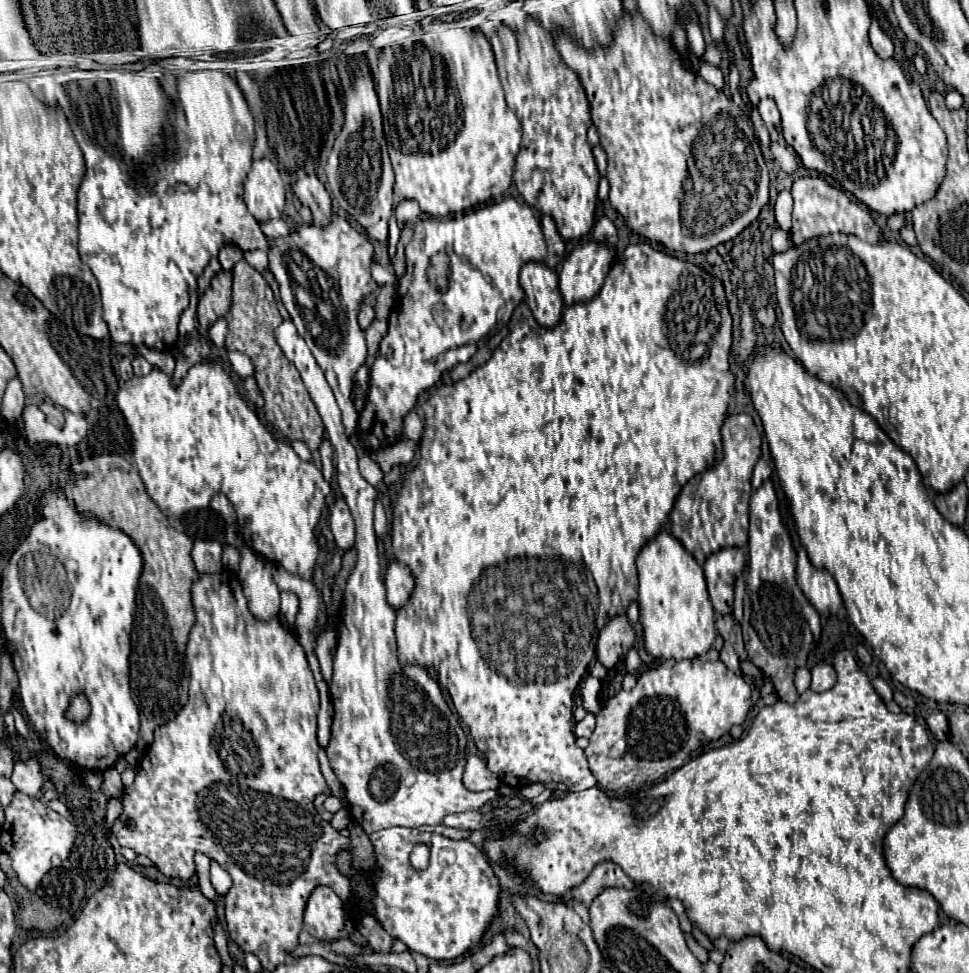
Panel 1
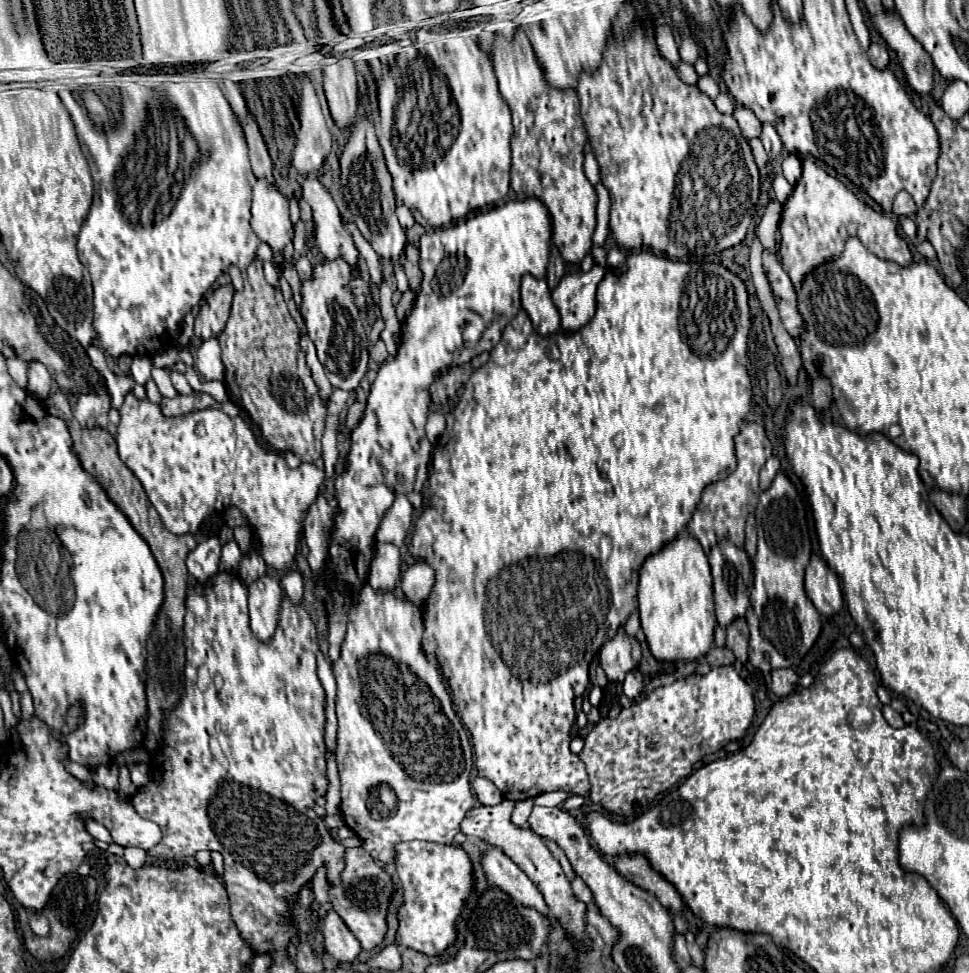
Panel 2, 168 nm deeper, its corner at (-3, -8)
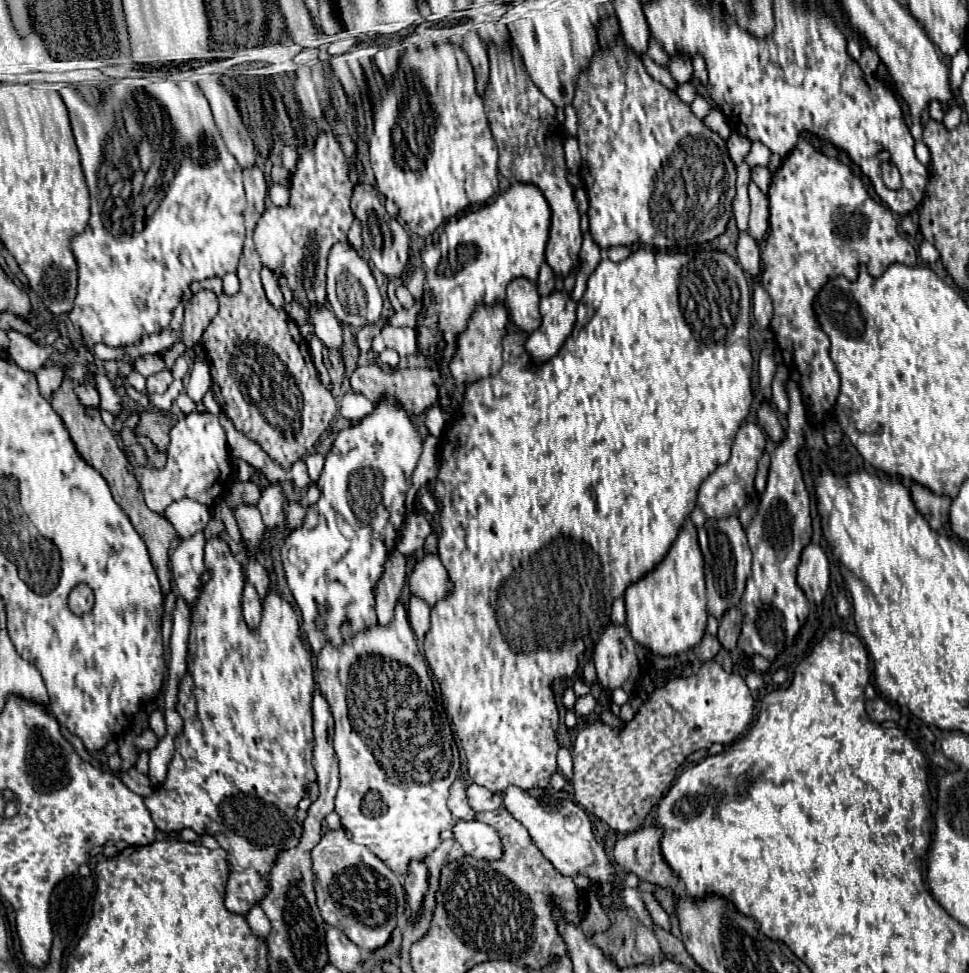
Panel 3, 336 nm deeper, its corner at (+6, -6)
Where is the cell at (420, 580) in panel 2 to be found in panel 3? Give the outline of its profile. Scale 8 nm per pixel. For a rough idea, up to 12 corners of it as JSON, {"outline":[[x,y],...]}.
{"outline":[[425,555],[407,577],[413,595],[435,605],[447,591],[447,571]]}

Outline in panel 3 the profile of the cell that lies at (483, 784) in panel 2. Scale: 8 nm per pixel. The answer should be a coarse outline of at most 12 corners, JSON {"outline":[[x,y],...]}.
{"outline":[[471,783],[467,799],[473,811],[493,811],[503,797]]}

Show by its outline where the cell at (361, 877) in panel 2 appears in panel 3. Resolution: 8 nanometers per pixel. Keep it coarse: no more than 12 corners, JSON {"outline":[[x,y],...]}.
{"outline":[[327,831],[311,851],[325,923],[363,951],[405,911],[399,877]]}

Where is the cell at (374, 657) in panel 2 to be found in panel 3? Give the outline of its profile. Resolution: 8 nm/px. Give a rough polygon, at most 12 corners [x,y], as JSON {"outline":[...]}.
{"outline":[[403,603],[317,655],[335,813],[427,859],[459,749]]}

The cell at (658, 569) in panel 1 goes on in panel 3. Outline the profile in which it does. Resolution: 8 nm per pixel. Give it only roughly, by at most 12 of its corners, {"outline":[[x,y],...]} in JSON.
{"outline":[[681,529],[627,587],[627,627],[655,655],[701,643],[703,555]]}

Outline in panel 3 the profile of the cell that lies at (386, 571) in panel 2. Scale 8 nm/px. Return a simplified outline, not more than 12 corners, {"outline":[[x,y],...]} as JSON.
{"outline":[[393,549],[375,585],[375,611],[381,625],[407,579],[407,559]]}

